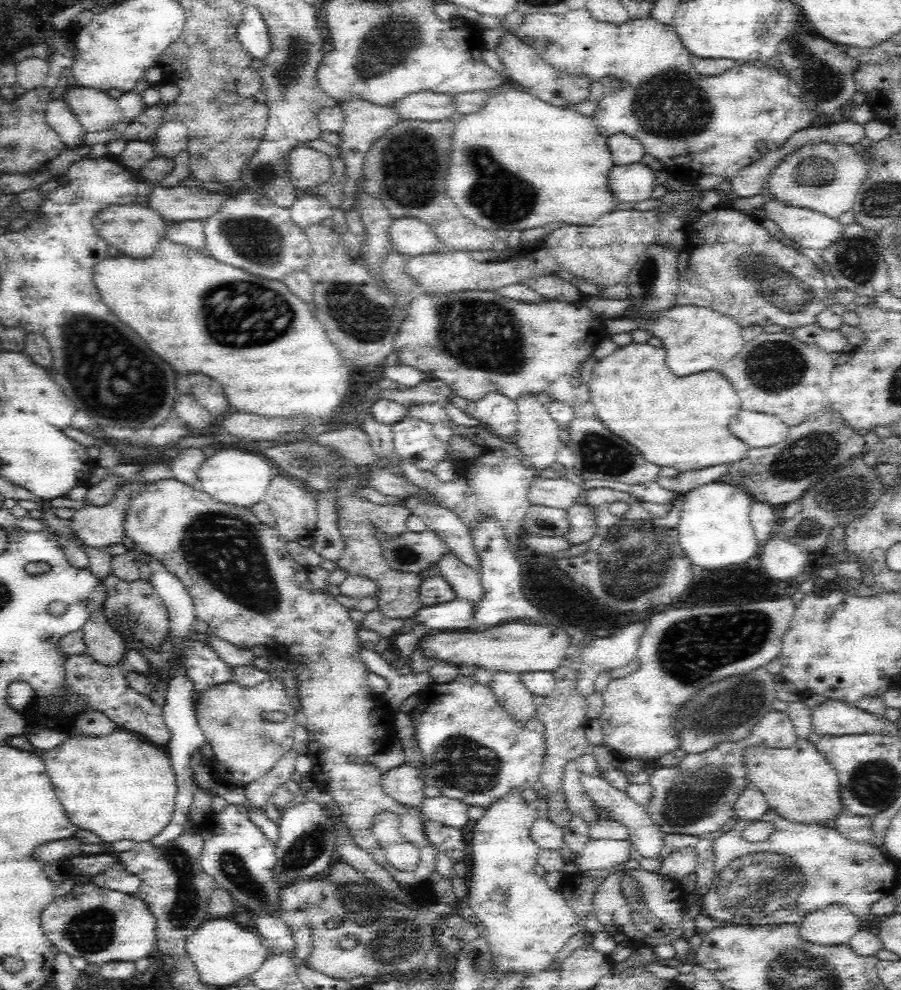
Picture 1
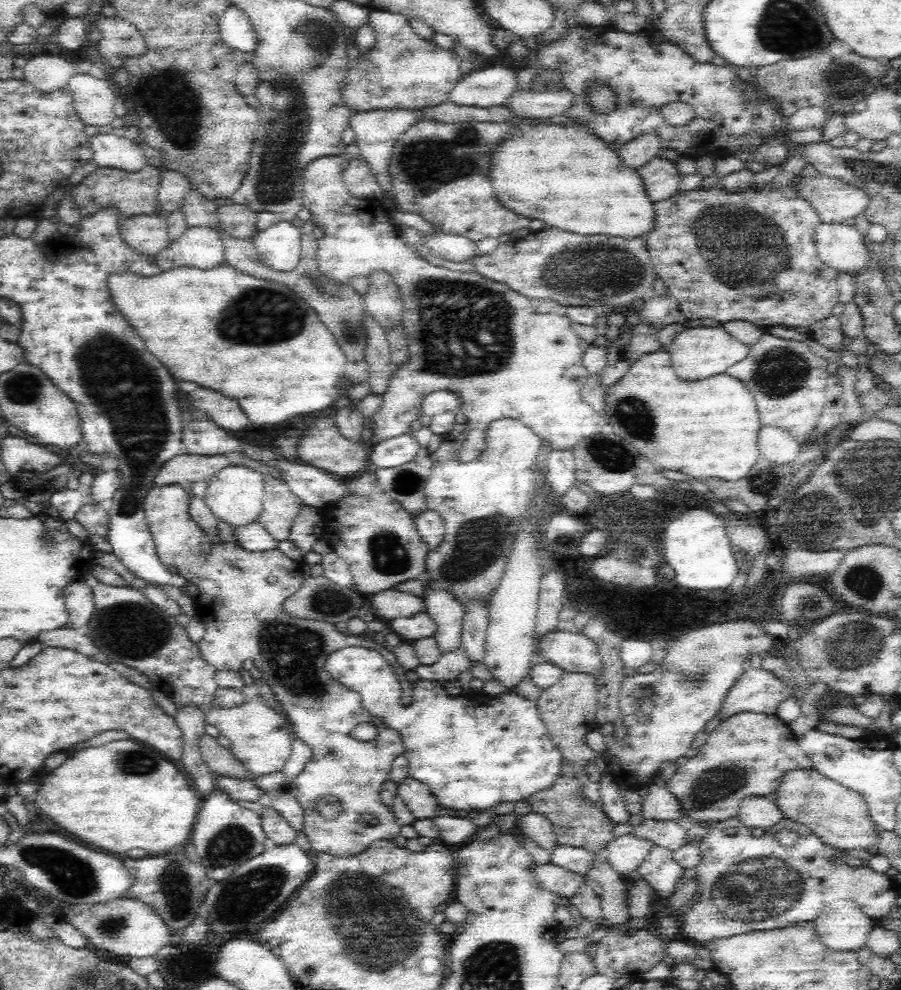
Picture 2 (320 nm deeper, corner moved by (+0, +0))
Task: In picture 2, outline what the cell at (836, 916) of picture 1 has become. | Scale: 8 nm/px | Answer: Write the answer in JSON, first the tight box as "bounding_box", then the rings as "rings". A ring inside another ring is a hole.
{"bounding_box":[814,906,874,952],"rings":[[[858,906],[850,912],[822,912],[814,921],[818,939],[828,949],[840,952],[866,947],[874,928],[872,918],[868,918]]]}

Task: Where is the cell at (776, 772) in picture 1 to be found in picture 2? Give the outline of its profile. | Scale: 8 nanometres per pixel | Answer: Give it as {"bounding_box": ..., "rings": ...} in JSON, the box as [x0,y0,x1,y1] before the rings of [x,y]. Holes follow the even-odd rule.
{"bounding_box":[772,769,880,855],"rings":[[[816,769],[791,770],[782,779],[780,790],[772,795],[785,819],[801,823],[824,843],[844,854],[864,855],[870,847],[878,846],[880,832],[870,817],[862,795],[847,790],[838,782],[826,778]]]}

